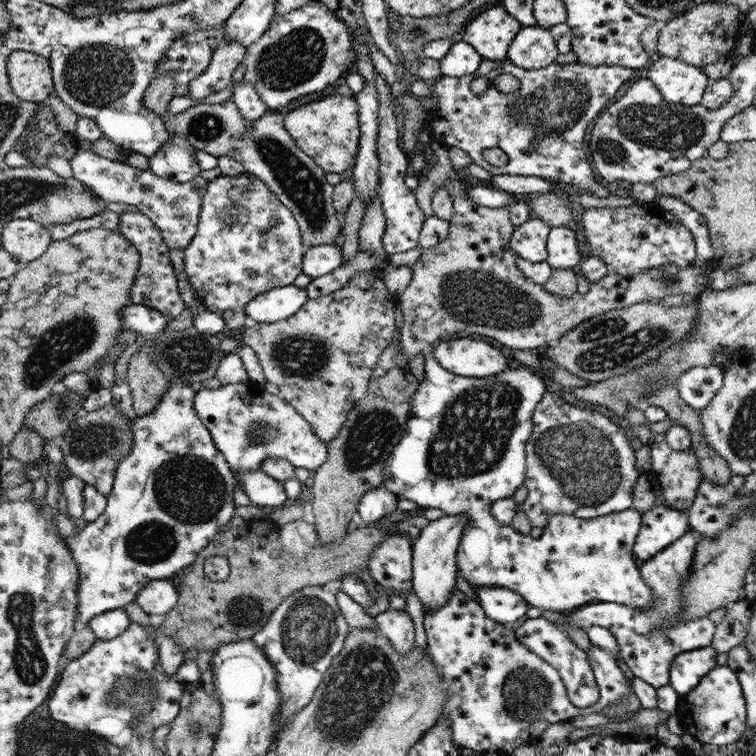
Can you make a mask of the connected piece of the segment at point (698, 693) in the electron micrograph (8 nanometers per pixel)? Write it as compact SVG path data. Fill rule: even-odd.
M716 665L687 695L682 695L675 715L683 731L702 743L724 746L749 734L745 694L736 673L726 665Z

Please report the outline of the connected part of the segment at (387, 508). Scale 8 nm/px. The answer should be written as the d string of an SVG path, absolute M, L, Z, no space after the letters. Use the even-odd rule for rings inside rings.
M381 485L362 496L357 513L362 518L362 522L373 526L377 524L378 520L388 517L396 511L399 500L400 498L396 497L396 494Z

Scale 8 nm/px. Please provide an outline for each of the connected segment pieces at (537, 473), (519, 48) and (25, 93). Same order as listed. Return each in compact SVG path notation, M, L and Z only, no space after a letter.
M547 391L533 412L533 429L525 443L526 480L528 497L520 509L528 516L532 527L544 529L552 515L573 515L576 510L582 514L580 519L592 519L606 514L629 510L633 501L633 490L641 473L635 464L634 449L624 434L622 427L605 415L596 411L587 411L566 403L562 393Z
M523 27L508 48L507 60L525 70L540 70L559 56L556 42L548 29Z
M12 51L7 58L7 74L12 89L21 99L42 102L52 92L51 62L43 55L28 51Z

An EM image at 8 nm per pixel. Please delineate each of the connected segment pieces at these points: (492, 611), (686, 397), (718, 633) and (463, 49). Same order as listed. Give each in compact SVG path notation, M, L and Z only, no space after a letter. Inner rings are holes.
M484 585L473 589L483 612L500 625L508 626L522 620L529 610L530 605L514 590Z
M714 364L709 367L689 368L676 382L680 398L697 410L706 408L722 385L723 370Z
M736 601L726 610L722 622L715 626L712 648L717 653L727 653L735 646L742 645L748 630L752 626L753 612L751 601Z
M459 41L453 44L439 64L442 76L456 78L476 73L482 62L478 51L468 42Z

